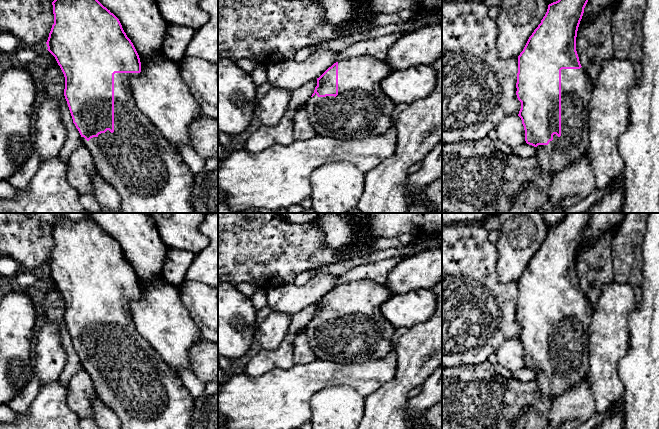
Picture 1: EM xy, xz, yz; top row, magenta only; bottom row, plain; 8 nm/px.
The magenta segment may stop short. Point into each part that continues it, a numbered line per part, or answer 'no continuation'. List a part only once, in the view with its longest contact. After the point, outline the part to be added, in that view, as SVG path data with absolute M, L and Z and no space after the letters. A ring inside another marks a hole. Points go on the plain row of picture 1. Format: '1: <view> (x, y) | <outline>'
1: yz (576, 309) | M584 292L561 294L561 360L553 359L548 369L538 369L535 381L541 395L553 399L566 389L588 379L589 374L589 327L593 308Z

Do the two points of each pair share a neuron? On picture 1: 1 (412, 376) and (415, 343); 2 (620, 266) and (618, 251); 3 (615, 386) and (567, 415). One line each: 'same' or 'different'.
1: same
2: same
3: different

